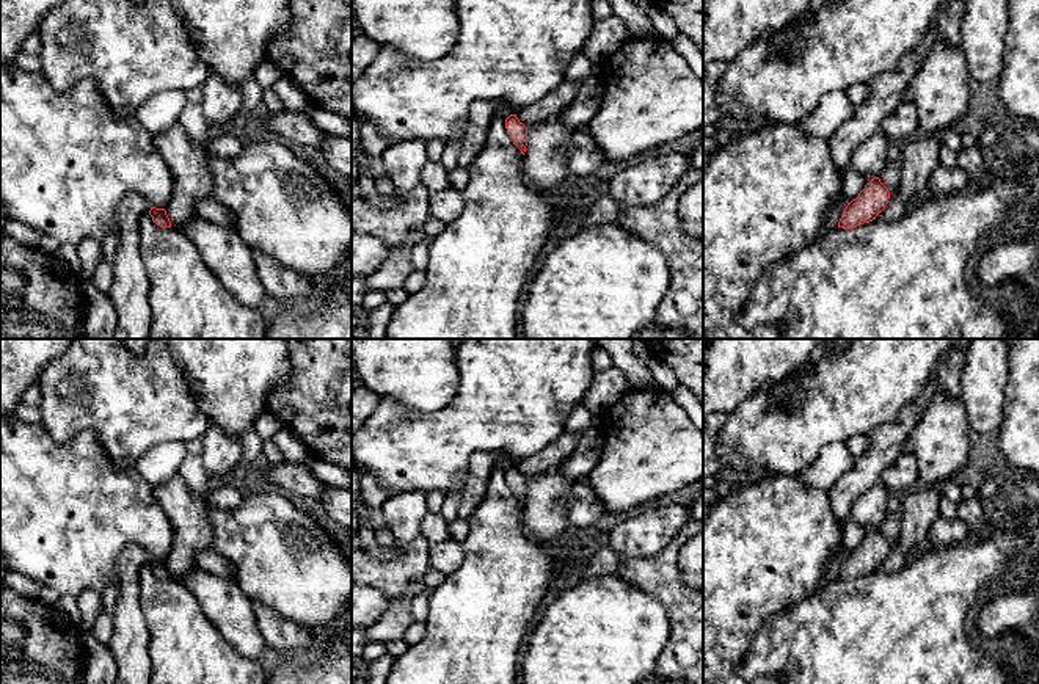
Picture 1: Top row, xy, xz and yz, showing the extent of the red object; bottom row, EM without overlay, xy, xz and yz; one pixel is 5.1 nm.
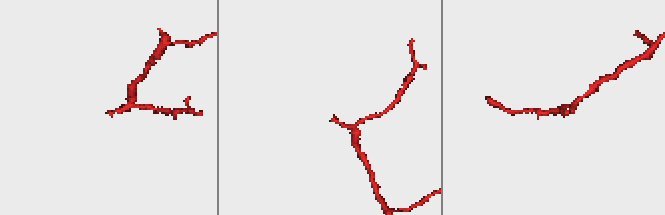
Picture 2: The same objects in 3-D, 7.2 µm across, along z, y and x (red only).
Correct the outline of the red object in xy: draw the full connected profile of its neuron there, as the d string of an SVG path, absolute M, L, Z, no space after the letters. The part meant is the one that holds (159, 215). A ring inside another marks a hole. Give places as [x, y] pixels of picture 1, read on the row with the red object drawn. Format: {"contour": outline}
{"contour": "M129 193L115 210L118 253L108 298L116 311L113 339L148 339L151 329L149 276L144 268L138 238L140 218L149 213L160 227L171 227L165 209L152 207L141 195Z"}

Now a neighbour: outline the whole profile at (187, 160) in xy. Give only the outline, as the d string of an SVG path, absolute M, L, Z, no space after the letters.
M179 121L155 135L154 143L174 179L166 215L174 231L185 232L196 216L195 204L212 196L213 182L207 147L195 143Z

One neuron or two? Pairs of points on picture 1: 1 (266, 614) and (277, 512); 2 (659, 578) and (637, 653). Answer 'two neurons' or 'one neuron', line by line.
1: two neurons
2: two neurons

